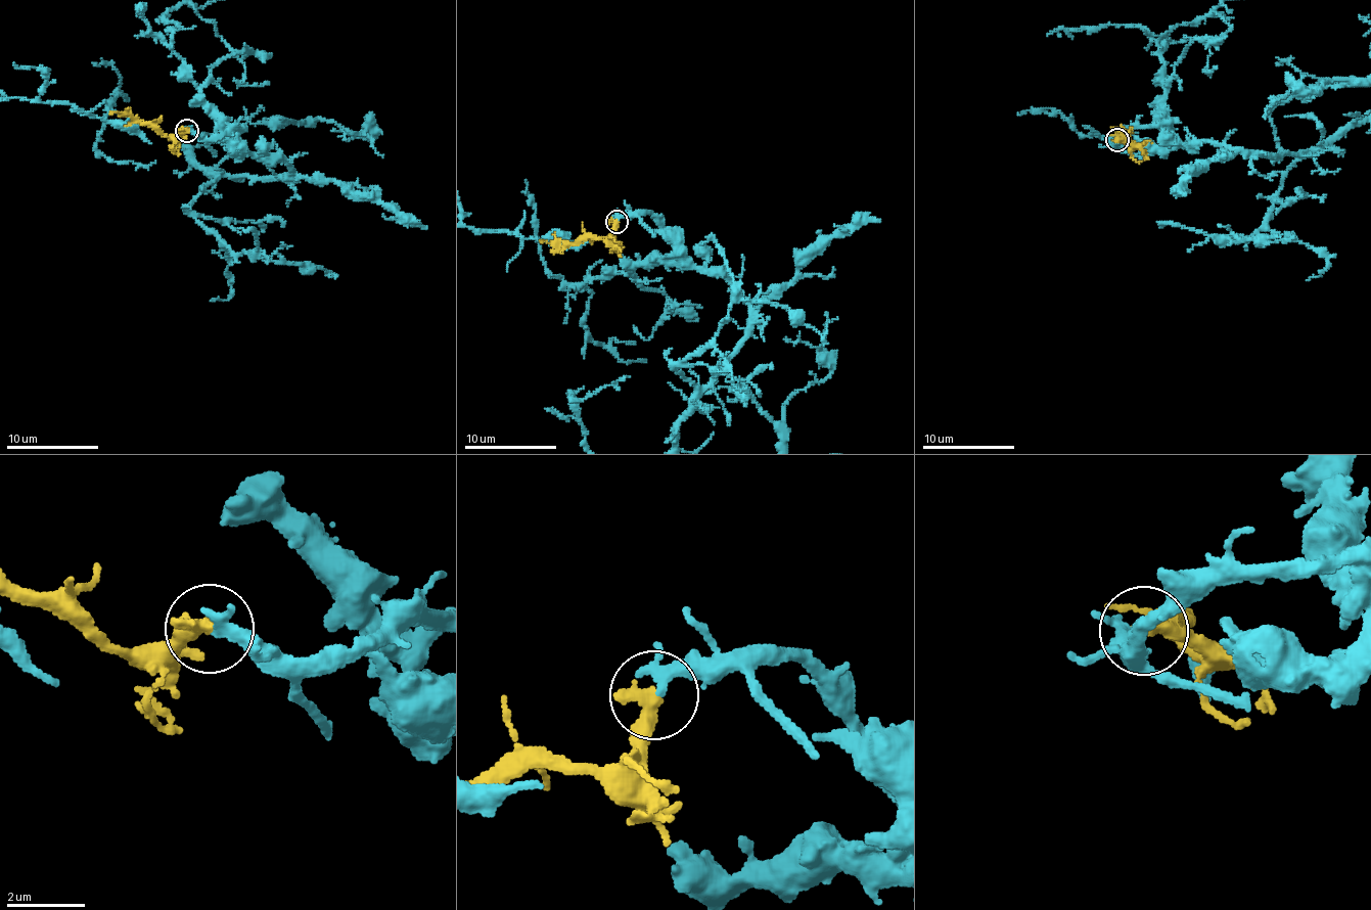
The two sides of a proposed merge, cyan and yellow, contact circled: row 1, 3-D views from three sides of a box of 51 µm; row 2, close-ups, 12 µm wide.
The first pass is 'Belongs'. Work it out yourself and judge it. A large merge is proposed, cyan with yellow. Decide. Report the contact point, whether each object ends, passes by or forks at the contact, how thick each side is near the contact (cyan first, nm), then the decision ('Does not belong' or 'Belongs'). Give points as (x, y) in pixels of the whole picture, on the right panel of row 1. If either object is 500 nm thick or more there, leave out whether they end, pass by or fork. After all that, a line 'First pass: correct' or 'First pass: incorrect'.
Place: (1116, 140). At the ring cyan passes by. At the ring yellow ends. Thickness 240 nm (cyan) against 400 nm. Belongs
First pass: correct

